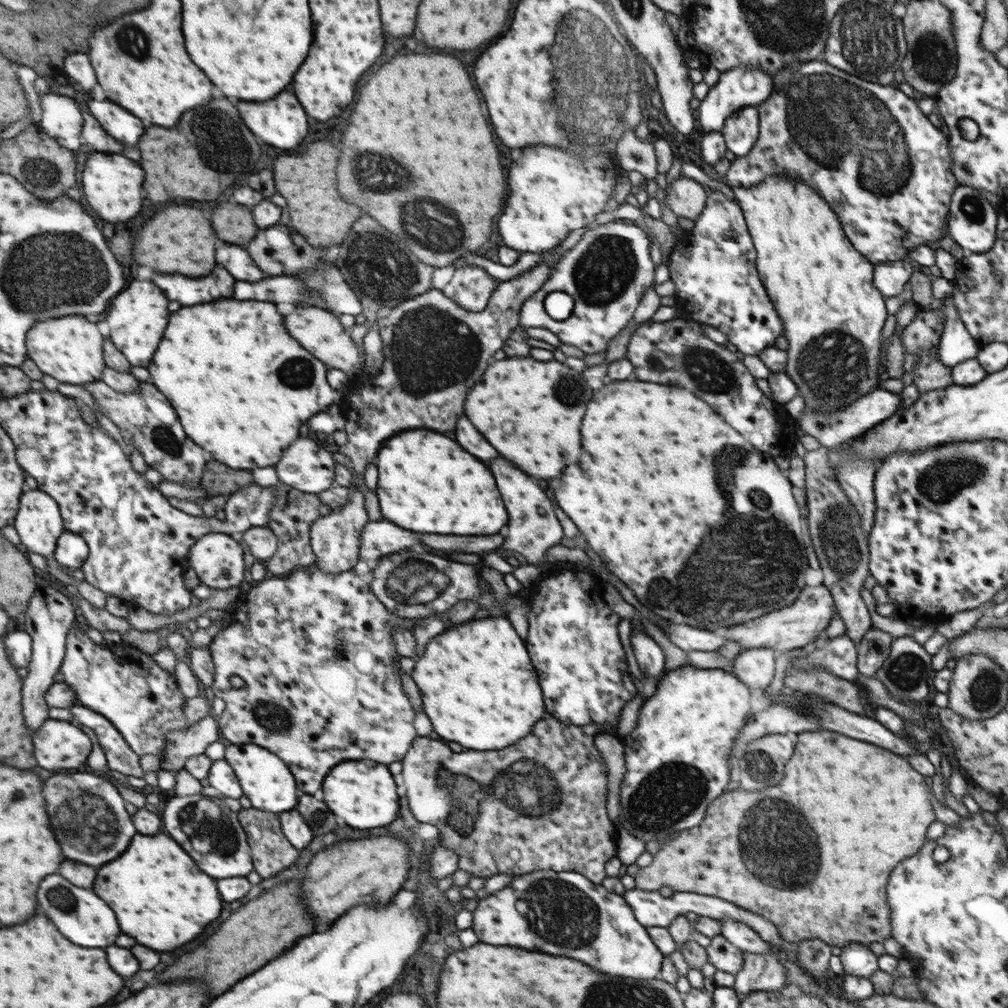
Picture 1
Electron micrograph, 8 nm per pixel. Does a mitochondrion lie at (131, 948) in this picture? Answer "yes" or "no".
no

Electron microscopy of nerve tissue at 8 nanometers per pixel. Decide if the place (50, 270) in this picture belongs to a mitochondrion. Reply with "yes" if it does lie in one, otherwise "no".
yes

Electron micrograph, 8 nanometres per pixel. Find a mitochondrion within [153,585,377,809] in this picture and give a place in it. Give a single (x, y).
(274, 718)

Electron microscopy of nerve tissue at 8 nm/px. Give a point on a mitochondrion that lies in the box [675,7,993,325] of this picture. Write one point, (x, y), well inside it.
(822, 108)

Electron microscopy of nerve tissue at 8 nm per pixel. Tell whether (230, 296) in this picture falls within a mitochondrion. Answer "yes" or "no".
no

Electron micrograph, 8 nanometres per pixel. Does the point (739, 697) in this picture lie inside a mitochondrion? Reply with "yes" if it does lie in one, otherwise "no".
no

